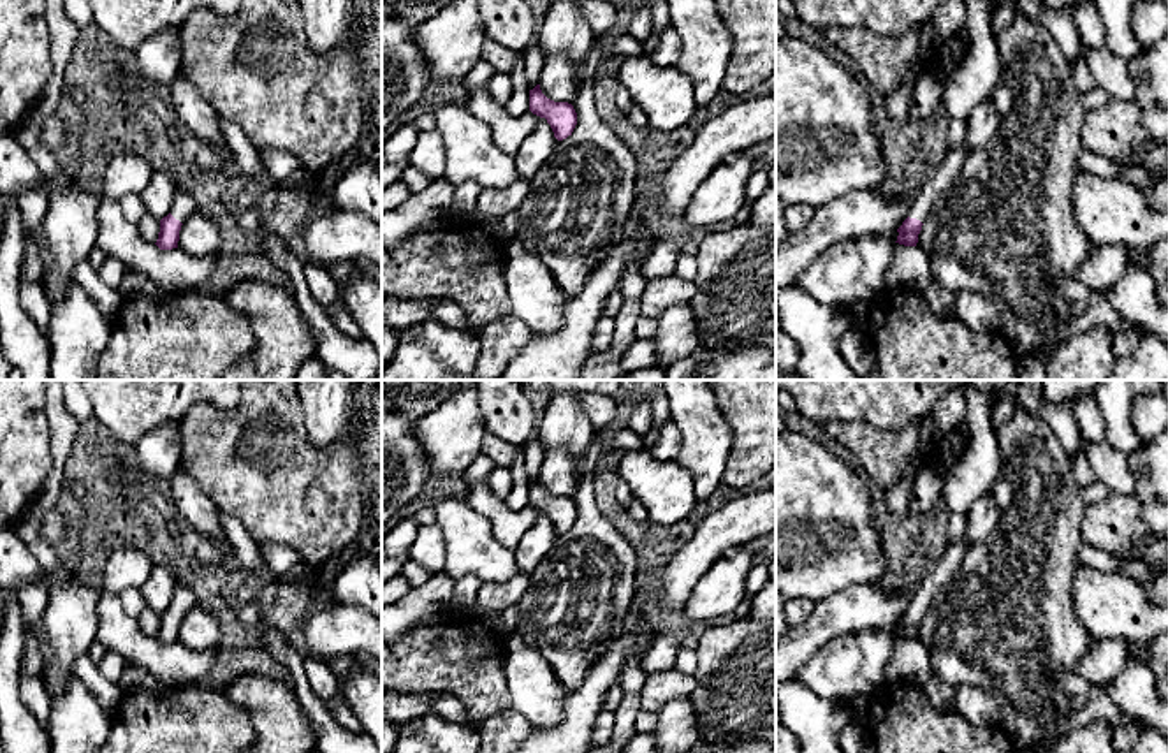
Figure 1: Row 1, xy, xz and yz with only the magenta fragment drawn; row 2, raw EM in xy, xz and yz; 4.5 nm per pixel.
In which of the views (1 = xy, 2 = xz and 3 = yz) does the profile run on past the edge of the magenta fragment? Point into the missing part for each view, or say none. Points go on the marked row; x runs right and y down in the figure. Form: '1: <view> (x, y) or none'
1: xy (183, 206)
2: none
3: yz (947, 173)

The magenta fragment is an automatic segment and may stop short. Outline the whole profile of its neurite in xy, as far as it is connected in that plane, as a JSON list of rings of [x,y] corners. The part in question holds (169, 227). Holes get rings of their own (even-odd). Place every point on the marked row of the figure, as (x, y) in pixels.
[[[178,188],[171,213],[160,220],[157,246],[160,250],[178,248],[183,222],[197,209],[193,197]]]

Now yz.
[[[952,146],[948,150],[945,160],[934,171],[932,178],[916,194],[908,218],[897,229],[899,236],[895,243],[916,246],[918,234],[932,209],[932,204],[955,183],[966,157],[967,151],[960,146]]]

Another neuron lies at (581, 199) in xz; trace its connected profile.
[[[596,35],[582,65],[582,86],[572,104],[577,113],[573,132],[558,141],[547,120],[538,116],[535,132],[514,157],[519,178],[531,183],[531,192],[515,209],[519,229],[514,238],[545,264],[566,297],[580,292],[588,276],[624,238],[635,204],[639,164],[621,135],[600,120],[593,104],[593,83],[602,60]]]

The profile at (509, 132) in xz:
[[[485,86],[466,90],[464,107],[489,125],[494,144],[510,157],[517,155],[538,121],[531,111],[521,116],[508,114],[505,106],[493,100]]]

